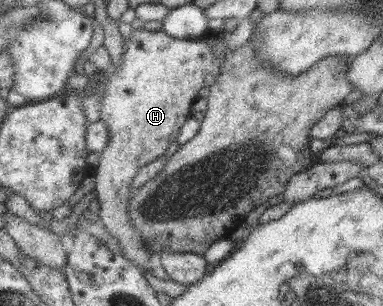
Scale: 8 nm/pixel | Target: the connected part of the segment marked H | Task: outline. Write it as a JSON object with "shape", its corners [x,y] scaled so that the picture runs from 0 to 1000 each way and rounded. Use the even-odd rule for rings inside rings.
{"shape":[[[376,92],[350,98],[342,121],[324,127],[321,196],[295,242],[274,242],[261,281],[243,307],[269,307],[261,356],[261,389],[279,402],[285,467],[269,487],[261,533],[248,546],[251,647],[258,654],[264,732],[305,778],[319,833],[366,879],[394,882],[397,827],[368,788],[366,758],[345,735],[334,709],[334,660],[352,641],[355,618],[345,611],[350,575],[371,542],[415,516],[436,484],[462,461],[473,415],[493,386],[493,359],[520,317],[525,288],[551,284],[580,232],[580,176],[561,157],[556,131],[527,124],[483,127],[452,124],[420,101],[394,101]]]}

